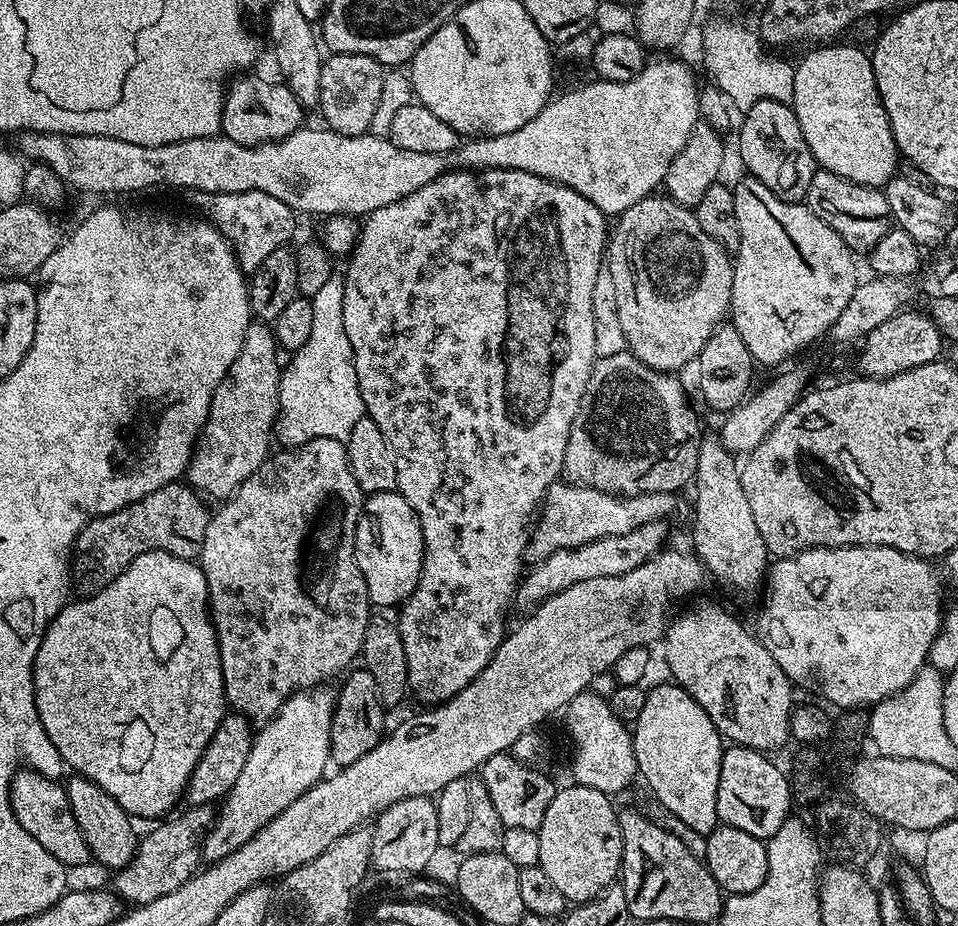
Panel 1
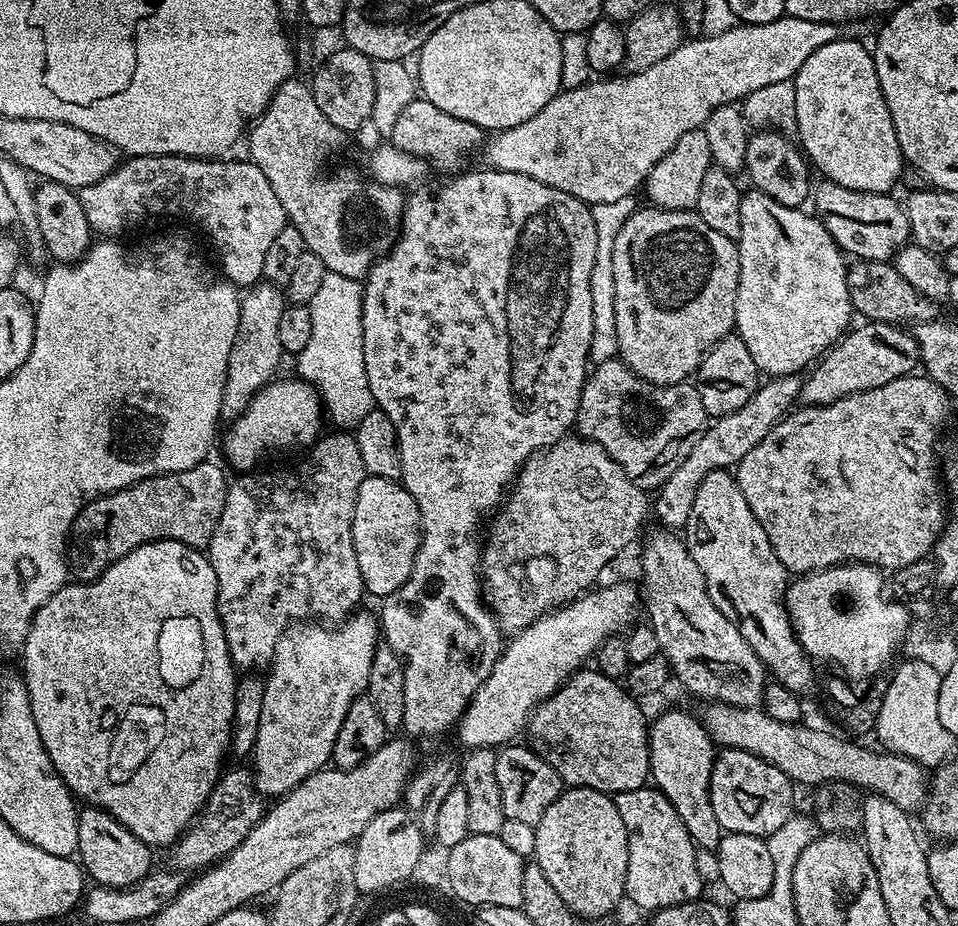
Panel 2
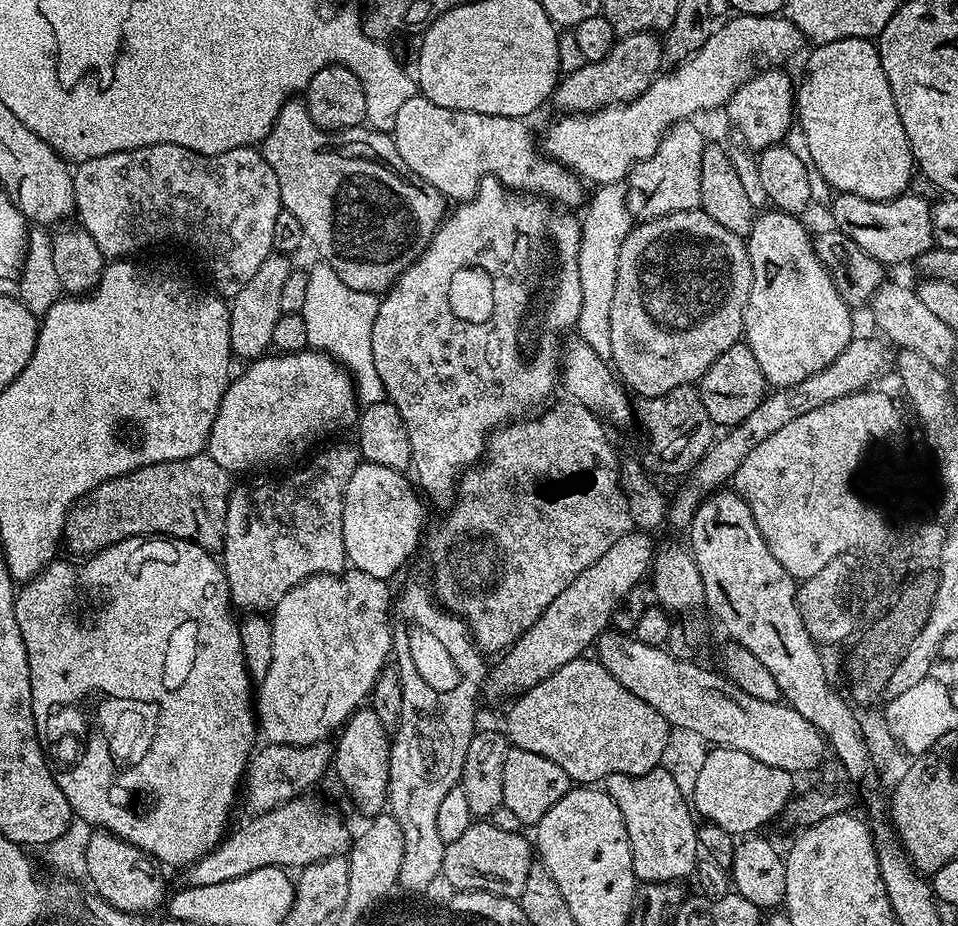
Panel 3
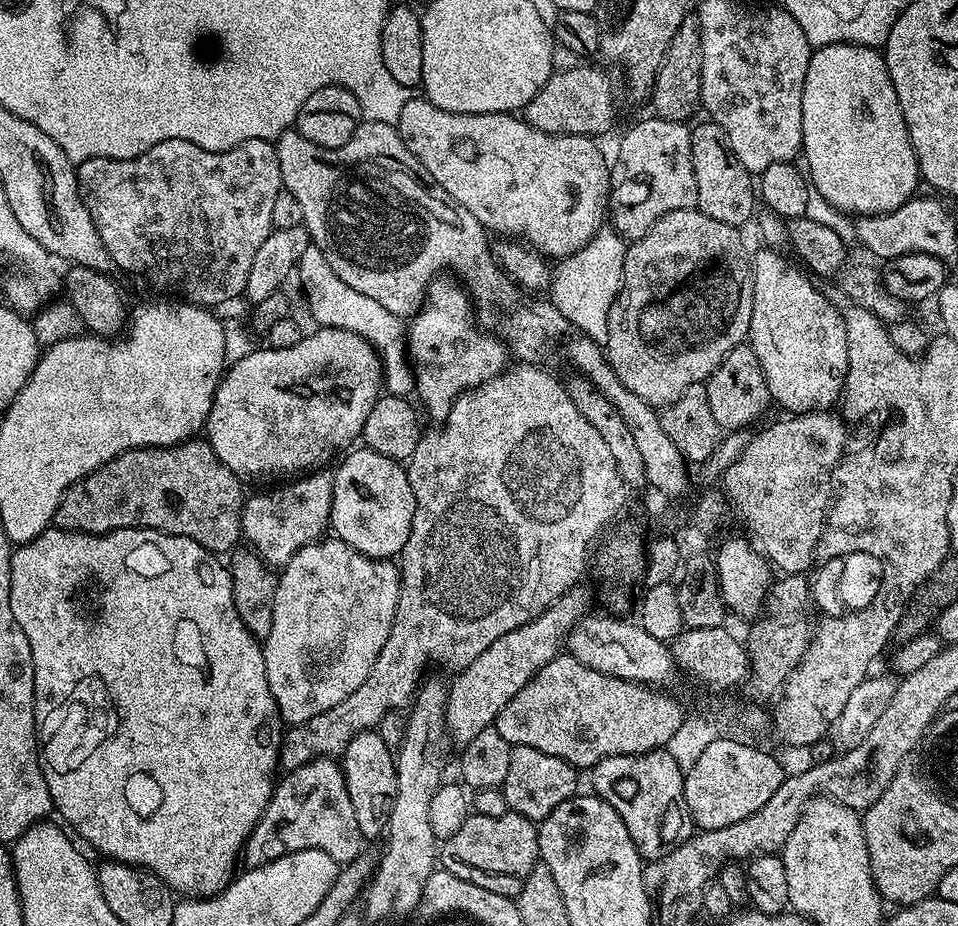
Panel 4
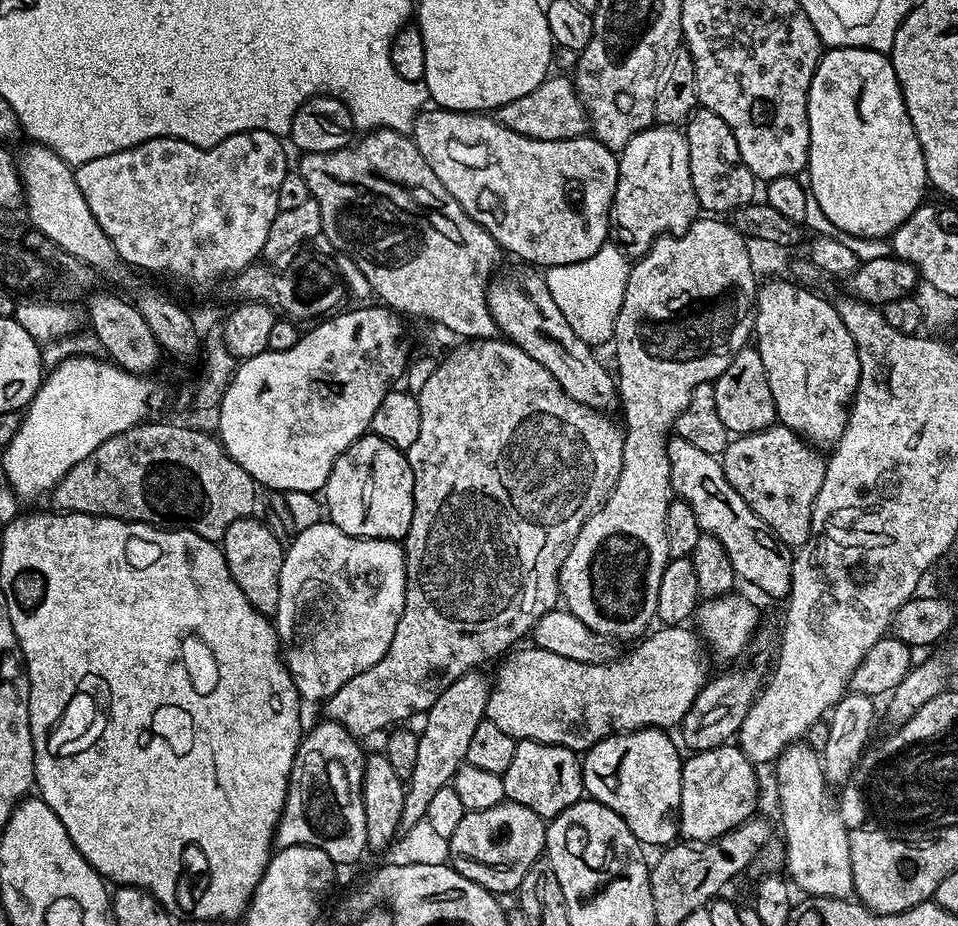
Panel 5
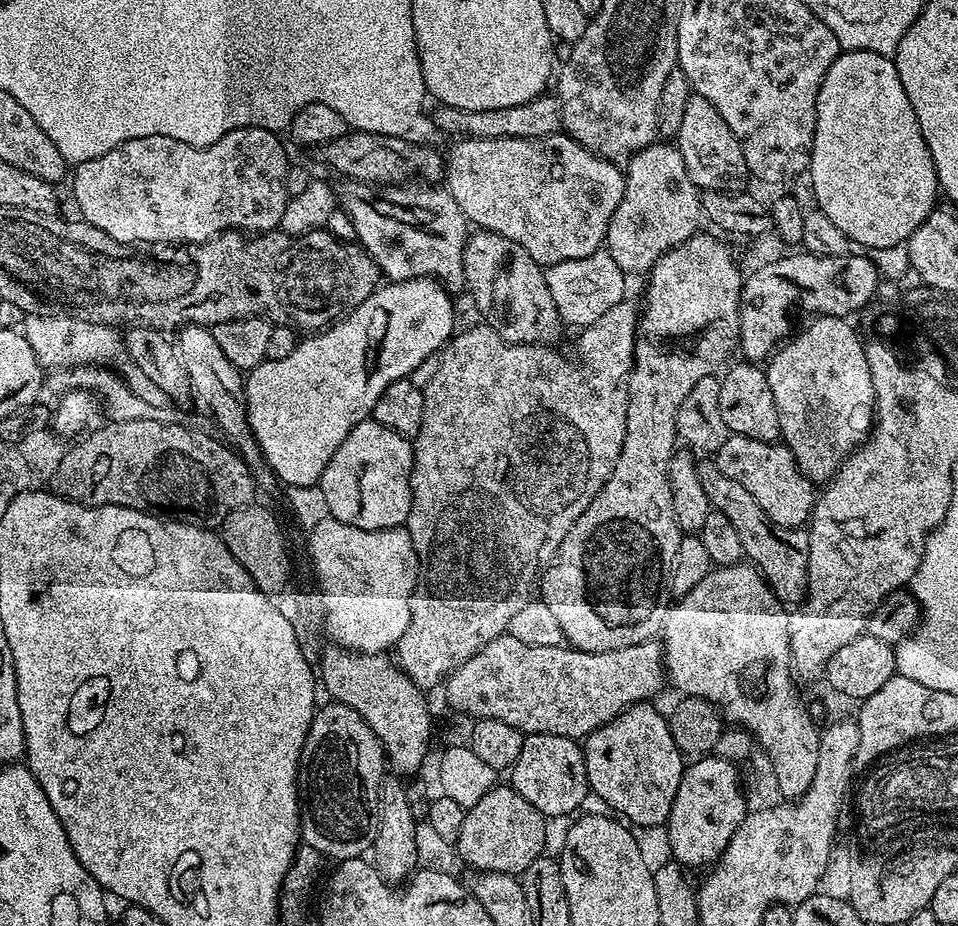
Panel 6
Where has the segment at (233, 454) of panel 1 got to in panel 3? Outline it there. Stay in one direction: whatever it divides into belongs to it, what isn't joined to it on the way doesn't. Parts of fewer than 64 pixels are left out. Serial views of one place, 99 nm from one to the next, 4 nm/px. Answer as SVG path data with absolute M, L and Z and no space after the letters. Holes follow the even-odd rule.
M273 254L258 266L258 274L246 282L242 290L238 290L236 296L231 297L228 317L230 318L230 346L233 357L244 359L244 362L259 360L272 348L272 335L280 311L280 299L282 298L282 286L286 278L294 271L289 257L284 254Z

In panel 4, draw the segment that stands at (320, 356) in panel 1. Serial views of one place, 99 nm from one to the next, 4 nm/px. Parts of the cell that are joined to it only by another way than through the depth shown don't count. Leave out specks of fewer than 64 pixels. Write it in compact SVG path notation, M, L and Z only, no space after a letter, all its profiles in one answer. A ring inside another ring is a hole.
M310 246L306 250L306 254L302 254L298 265L299 276L300 284L304 287L305 294L308 295L308 312L317 320L315 323L321 328L350 330L354 334L358 334L363 340L369 340L373 348L379 352L381 361L386 365L382 376L387 381L387 391L394 396L407 397L414 388L414 368L406 351L405 321L399 316L390 314L390 310L386 310L386 306L381 306L378 302L374 302L374 298L366 298L366 294L358 294L358 290L346 286L346 282L342 282L342 278L338 278L338 274L334 274L334 270L330 270L330 266L326 262L326 258L320 248Z

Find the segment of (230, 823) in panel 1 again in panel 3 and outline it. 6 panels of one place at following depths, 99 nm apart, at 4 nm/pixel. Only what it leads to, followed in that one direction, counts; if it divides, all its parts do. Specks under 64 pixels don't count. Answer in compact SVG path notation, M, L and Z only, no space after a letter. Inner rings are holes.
M345 570L339 574L322 572L319 576L306 578L298 586L294 586L278 602L270 613L272 633L274 634L274 654L270 657L270 670L258 688L258 728L263 739L270 744L292 744L301 748L307 744L319 744L327 741L345 722L349 716L361 707L371 697L372 687L380 671L389 663L392 651L392 609L394 607L393 593L388 593L389 581L379 580L365 572Z

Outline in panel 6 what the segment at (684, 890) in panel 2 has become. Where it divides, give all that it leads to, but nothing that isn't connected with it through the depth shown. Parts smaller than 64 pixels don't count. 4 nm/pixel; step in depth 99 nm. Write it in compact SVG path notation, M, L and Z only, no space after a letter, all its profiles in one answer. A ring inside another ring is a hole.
M631 704L582 741L591 795L609 804L613 813L621 812L616 814L629 825L641 824L644 828L667 825L686 767L685 757L671 738L668 716L654 705Z

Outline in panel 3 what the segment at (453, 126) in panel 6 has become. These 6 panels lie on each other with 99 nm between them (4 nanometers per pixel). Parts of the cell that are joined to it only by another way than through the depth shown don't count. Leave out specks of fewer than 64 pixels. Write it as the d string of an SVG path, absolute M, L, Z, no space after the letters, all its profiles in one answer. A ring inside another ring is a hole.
M630 32L621 35L615 46L602 58L593 64L584 63L578 70L561 75L555 90L552 92L551 107L557 108L560 114L583 114L586 112L597 112L603 108L612 108L616 104L628 104L637 100L650 85L661 75L664 64L664 46L661 37L647 32Z

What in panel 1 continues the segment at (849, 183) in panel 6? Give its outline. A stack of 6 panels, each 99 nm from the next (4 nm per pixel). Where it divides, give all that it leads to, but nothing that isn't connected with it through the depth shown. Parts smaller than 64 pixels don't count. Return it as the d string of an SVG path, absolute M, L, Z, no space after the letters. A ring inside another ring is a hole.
M844 42L813 47L816 49L806 53L800 64L795 65L794 96L791 105L796 111L798 126L802 126L806 146L810 146L813 158L823 171L838 174L855 184L865 184L867 188L883 189L884 185L897 175L898 153L886 106L882 106L882 98L874 82L872 58L865 49L863 52L860 48L851 48L848 44L840 43Z

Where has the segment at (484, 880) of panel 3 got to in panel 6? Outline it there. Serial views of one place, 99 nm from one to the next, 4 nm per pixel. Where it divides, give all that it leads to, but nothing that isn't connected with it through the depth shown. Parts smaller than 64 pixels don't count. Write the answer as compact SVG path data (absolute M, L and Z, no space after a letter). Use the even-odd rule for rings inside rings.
M497 783L475 806L464 813L462 830L454 845L459 859L469 864L469 869L477 872L501 872L519 877L539 856L545 855L544 843L548 840L546 817L522 794L518 794L507 783Z

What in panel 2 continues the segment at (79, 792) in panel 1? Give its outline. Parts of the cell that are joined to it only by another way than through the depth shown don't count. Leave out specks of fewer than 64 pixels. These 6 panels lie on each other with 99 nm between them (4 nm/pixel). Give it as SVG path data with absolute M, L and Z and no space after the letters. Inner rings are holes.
M84 806L78 812L78 863L84 869L87 879L101 888L128 888L144 879L153 871L153 849L142 842L118 818L106 810Z

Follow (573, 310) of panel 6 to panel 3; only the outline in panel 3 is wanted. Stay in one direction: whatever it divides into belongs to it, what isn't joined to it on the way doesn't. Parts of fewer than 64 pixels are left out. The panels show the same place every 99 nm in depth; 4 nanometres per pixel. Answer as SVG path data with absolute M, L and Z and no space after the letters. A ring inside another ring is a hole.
M627 183L602 184L587 199L580 220L578 246L578 282L582 286L582 310L575 331L602 359L611 361L610 305L614 302L614 282L618 282L618 250L626 234L634 226L634 217L626 206Z

